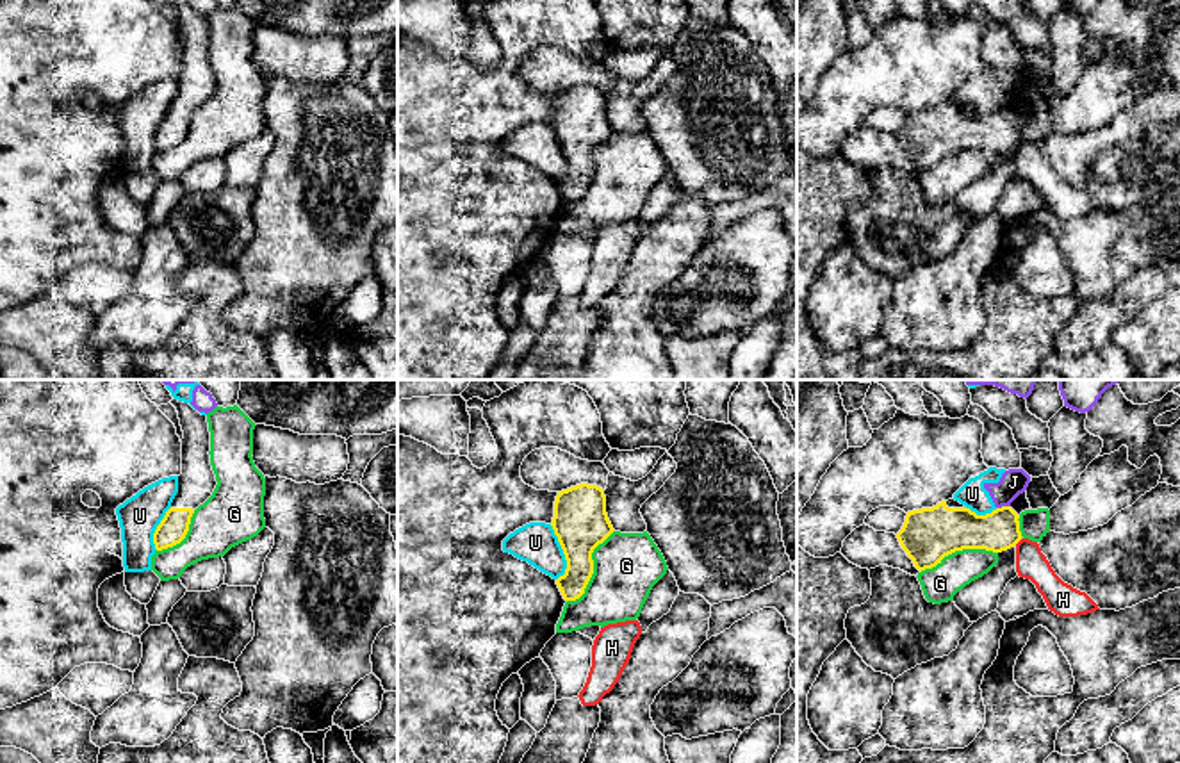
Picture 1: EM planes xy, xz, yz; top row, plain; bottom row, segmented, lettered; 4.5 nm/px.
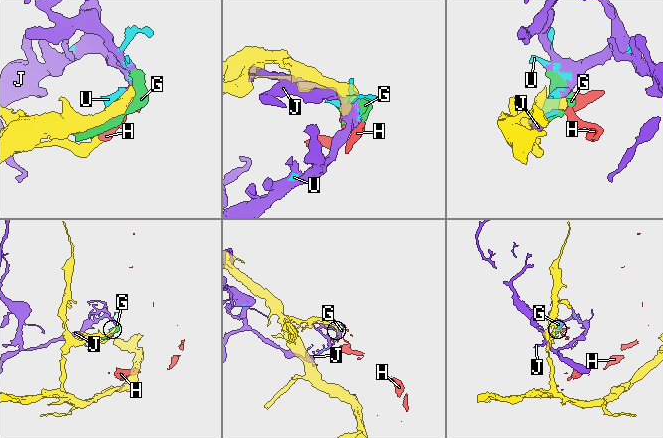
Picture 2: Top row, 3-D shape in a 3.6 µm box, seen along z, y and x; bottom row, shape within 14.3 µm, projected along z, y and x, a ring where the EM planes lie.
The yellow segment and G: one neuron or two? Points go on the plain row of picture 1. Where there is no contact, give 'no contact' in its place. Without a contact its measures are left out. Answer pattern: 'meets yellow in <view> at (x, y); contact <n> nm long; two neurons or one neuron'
meets yellow in xz at (592, 170); contact 380 nm long; two neurons

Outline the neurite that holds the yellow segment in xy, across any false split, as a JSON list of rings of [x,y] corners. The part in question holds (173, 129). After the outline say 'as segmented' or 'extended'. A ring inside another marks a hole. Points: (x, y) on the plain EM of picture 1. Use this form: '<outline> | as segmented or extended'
[[[171,0],[178,12],[182,39],[182,75],[178,93],[153,134],[157,152],[180,144],[191,125],[194,111],[214,93],[217,82],[210,66],[210,32],[207,16],[201,16],[189,4]]] | extended

